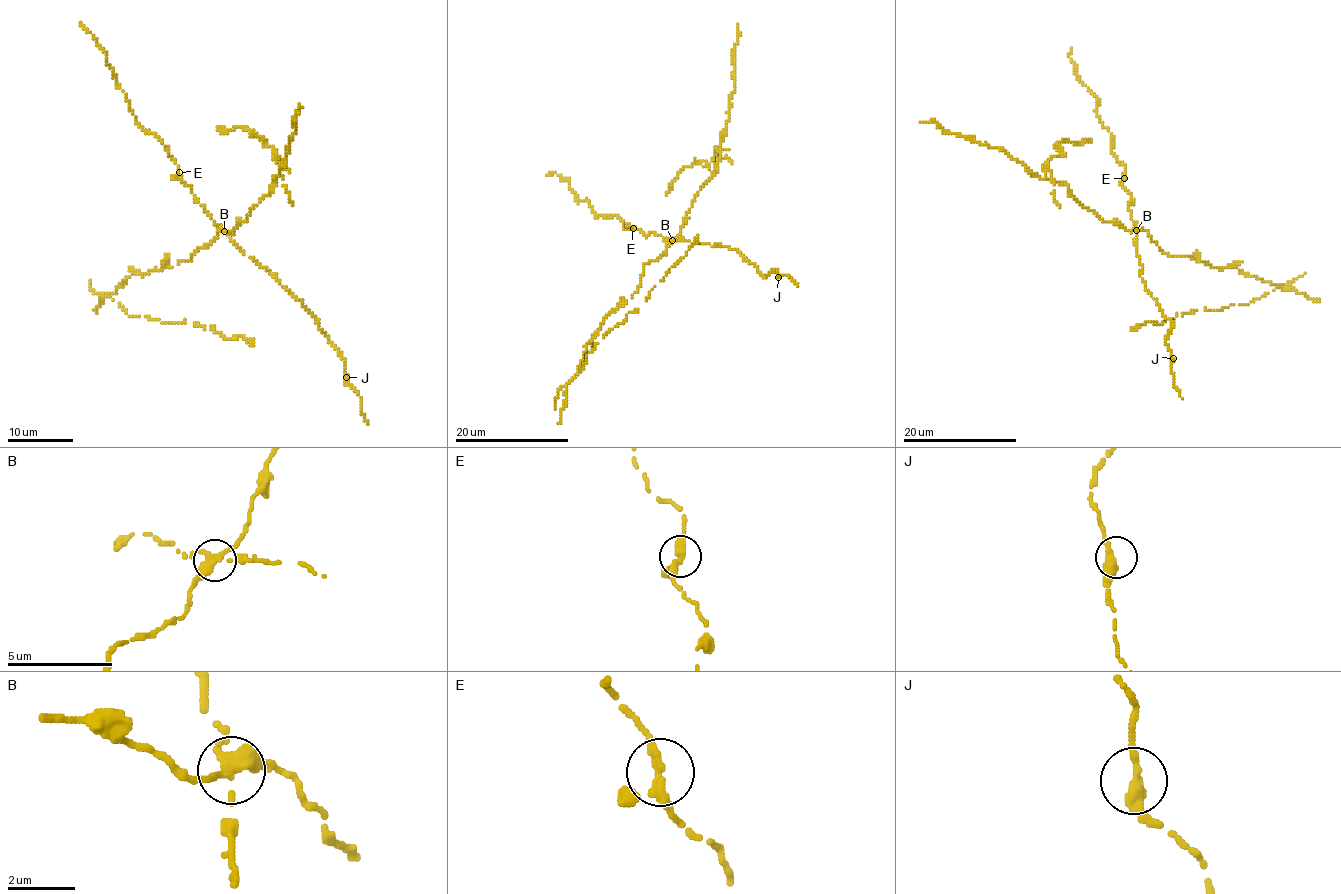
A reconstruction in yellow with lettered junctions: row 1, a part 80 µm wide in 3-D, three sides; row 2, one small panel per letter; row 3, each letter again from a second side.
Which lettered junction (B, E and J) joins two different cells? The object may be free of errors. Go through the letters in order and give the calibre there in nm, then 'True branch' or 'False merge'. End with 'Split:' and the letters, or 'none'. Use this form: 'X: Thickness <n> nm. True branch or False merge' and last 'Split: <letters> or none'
B: Thickness 280 nm. False merge
E: Thickness 280 nm. True branch
J: Thickness 360 nm. True branch
Split: B

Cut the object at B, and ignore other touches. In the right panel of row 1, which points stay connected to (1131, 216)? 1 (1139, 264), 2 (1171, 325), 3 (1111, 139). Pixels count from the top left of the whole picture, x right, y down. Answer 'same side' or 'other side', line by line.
1: same side
2: same side
3: same side

